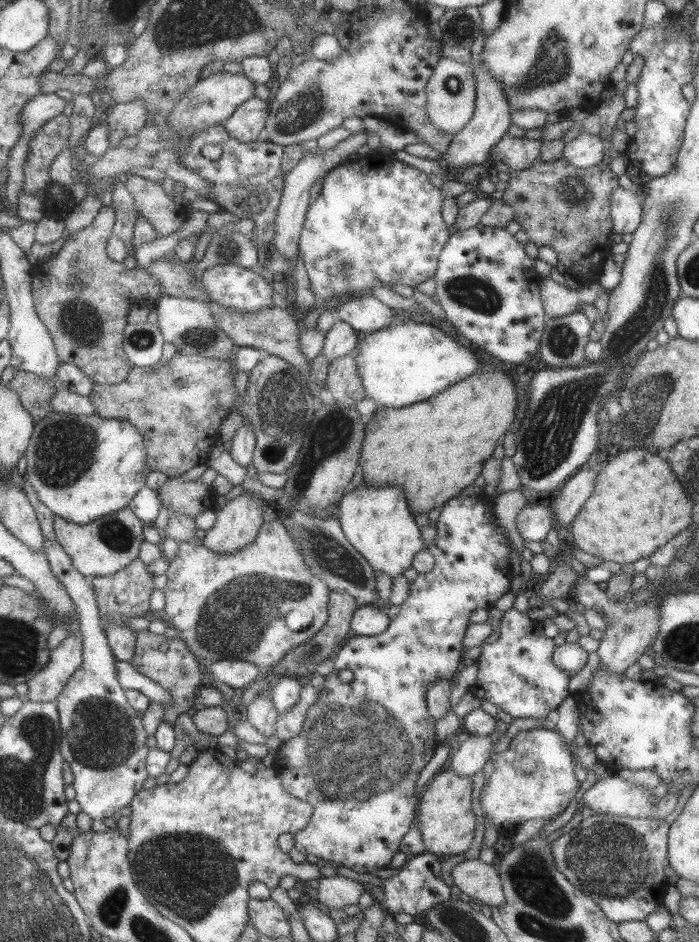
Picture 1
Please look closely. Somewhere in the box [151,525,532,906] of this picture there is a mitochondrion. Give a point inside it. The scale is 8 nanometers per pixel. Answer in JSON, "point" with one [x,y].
{"point":[360,749]}

